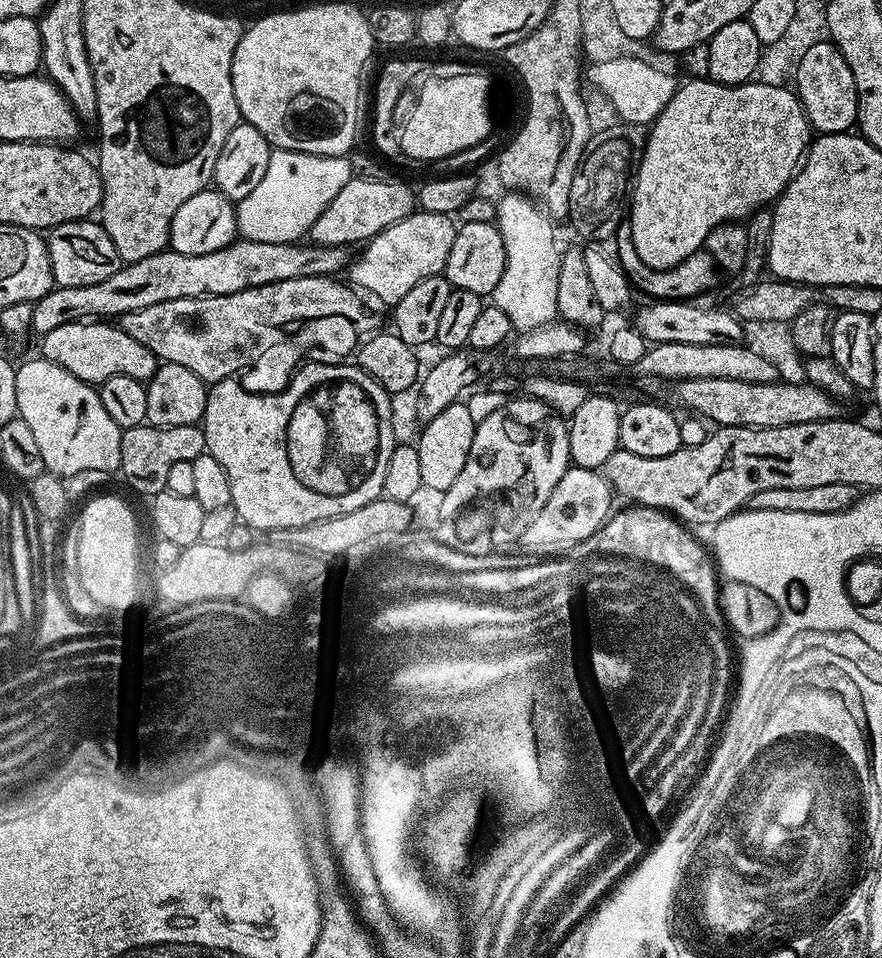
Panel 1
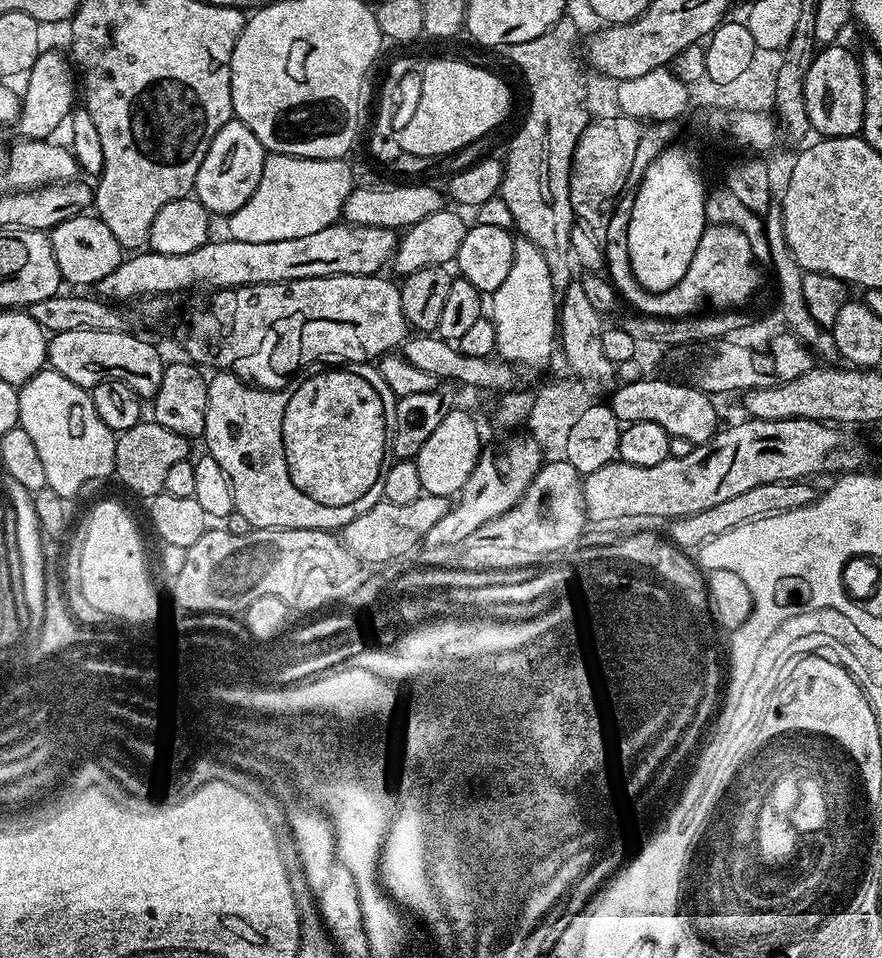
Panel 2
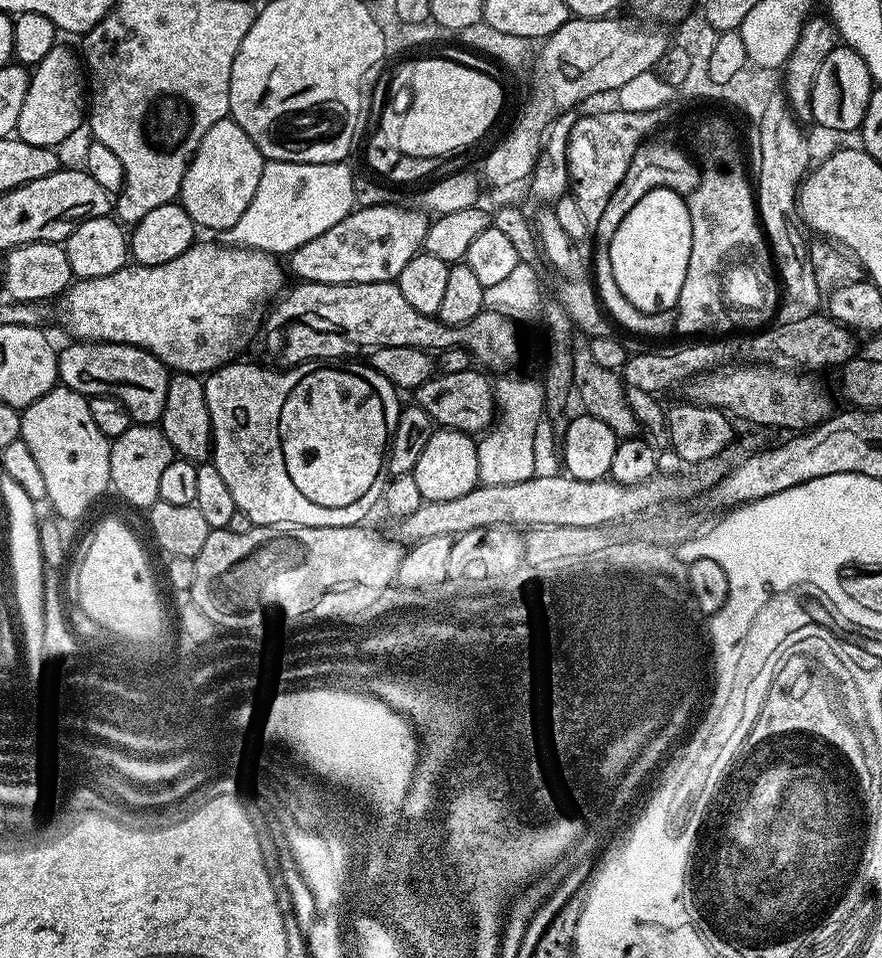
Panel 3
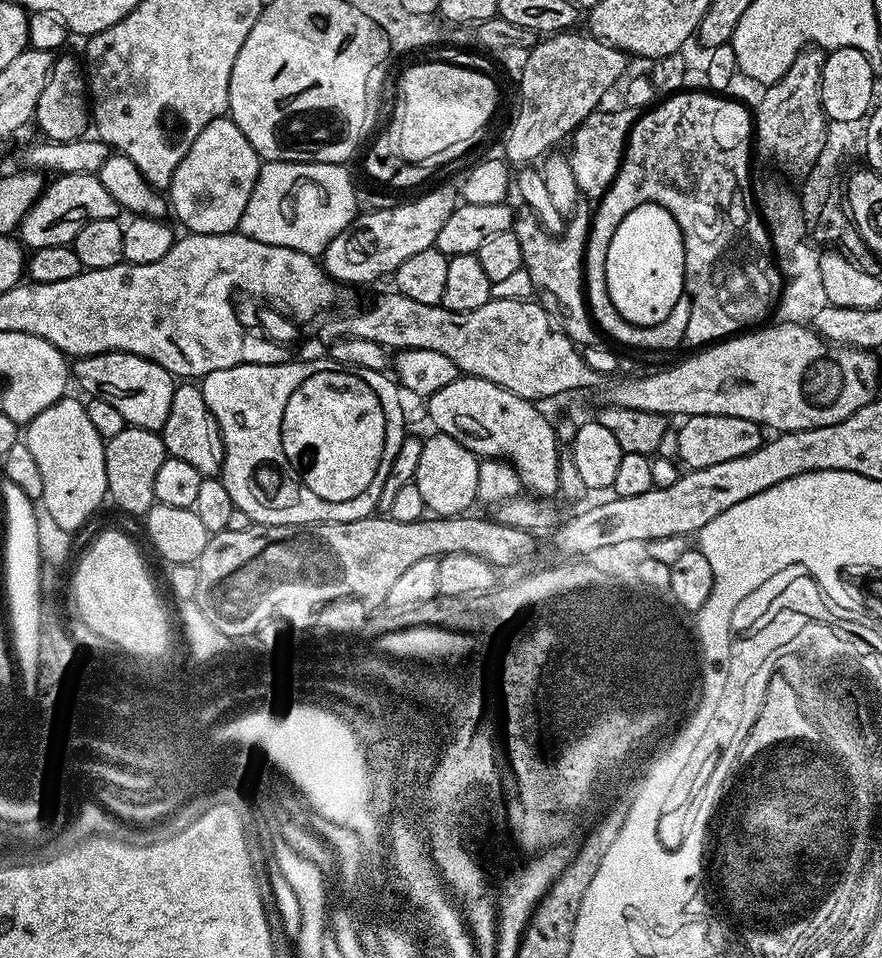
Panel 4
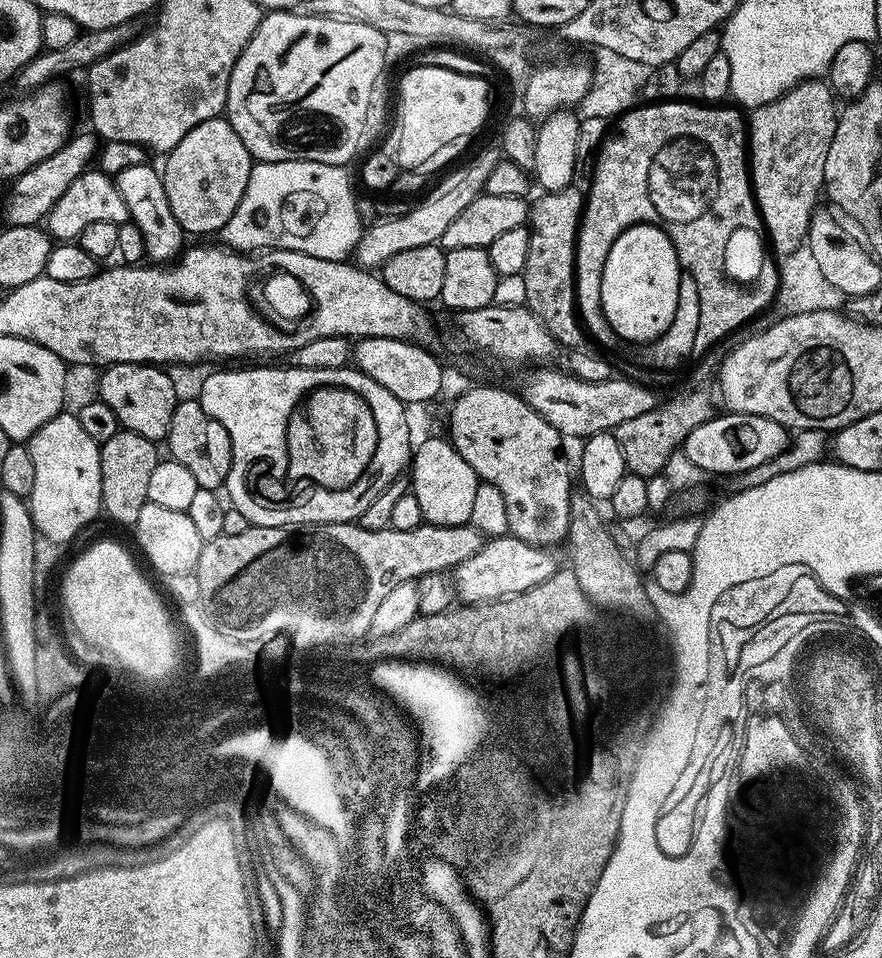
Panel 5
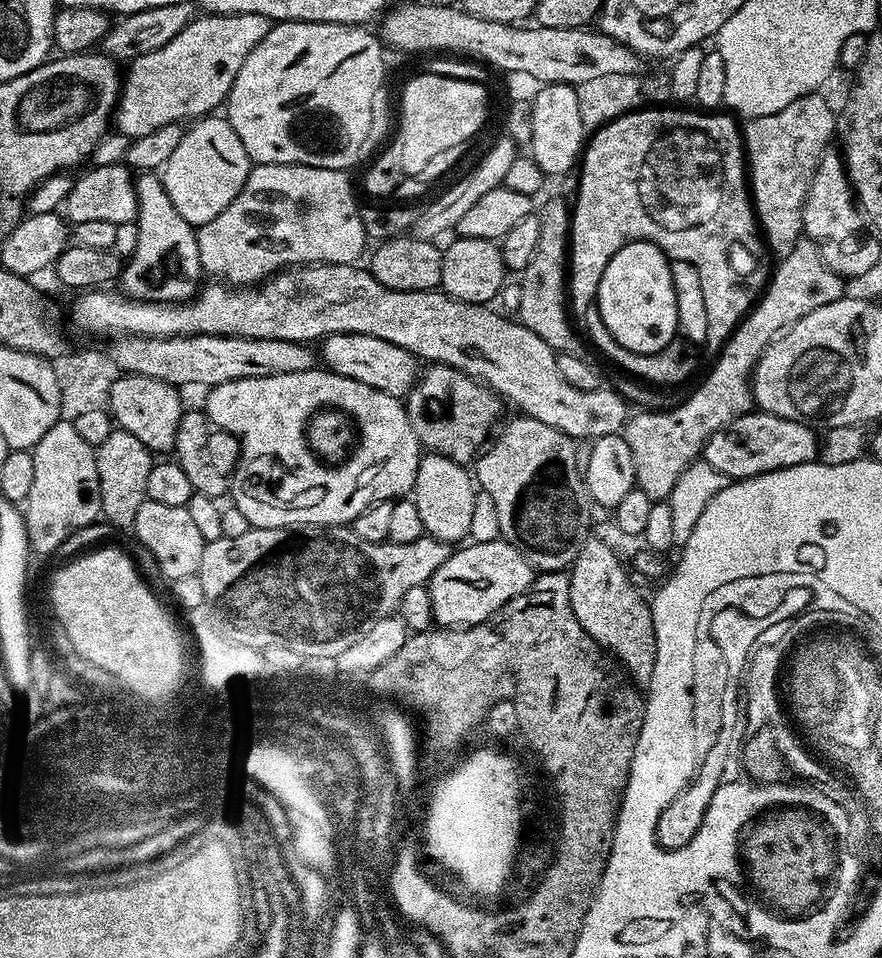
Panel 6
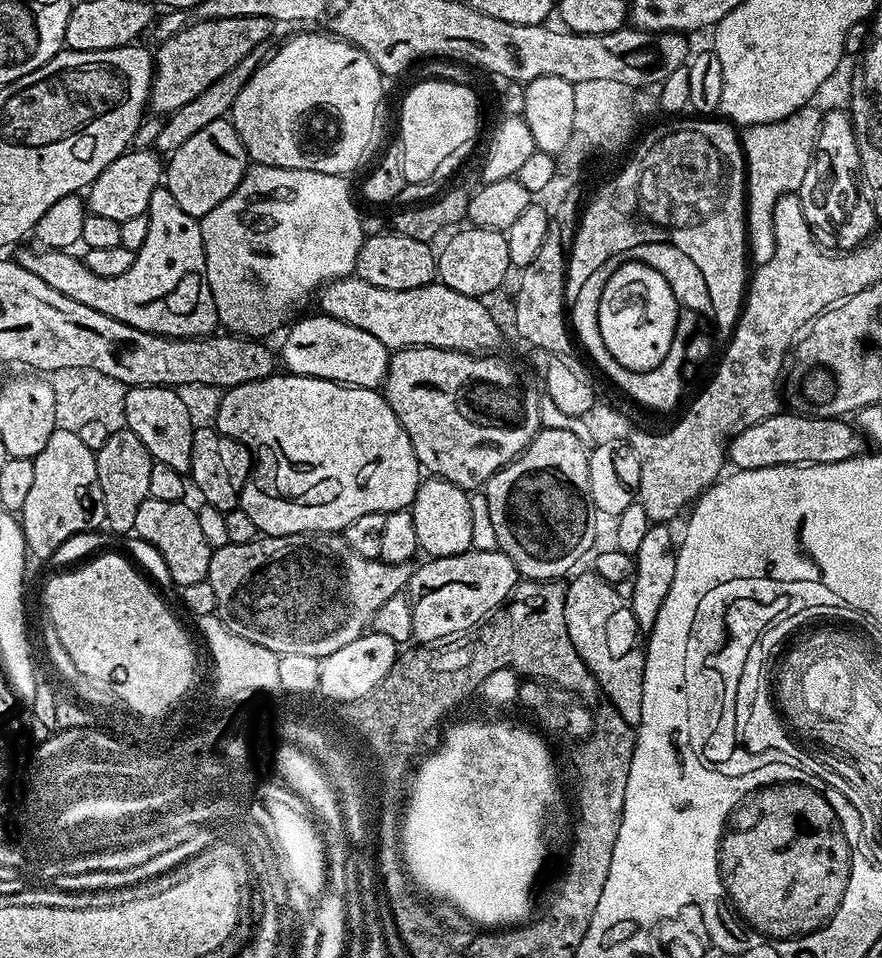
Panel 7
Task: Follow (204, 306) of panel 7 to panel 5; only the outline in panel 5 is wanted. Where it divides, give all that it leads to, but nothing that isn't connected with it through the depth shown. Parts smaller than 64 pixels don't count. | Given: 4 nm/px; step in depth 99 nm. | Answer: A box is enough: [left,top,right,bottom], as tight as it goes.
[114,162,186,266]

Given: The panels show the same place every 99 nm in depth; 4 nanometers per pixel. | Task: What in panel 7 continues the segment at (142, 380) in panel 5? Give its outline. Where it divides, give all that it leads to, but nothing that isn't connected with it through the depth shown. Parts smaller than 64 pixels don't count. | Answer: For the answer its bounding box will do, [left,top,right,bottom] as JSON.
[124,384,194,473]

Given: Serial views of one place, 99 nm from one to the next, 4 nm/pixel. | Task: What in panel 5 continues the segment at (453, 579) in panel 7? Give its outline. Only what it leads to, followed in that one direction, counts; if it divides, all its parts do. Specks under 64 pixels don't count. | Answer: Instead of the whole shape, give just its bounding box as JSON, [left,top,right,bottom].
[454,536,558,605]

